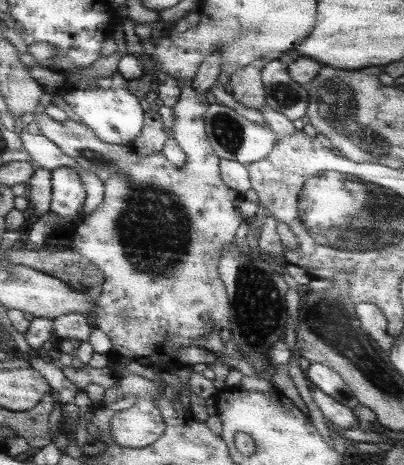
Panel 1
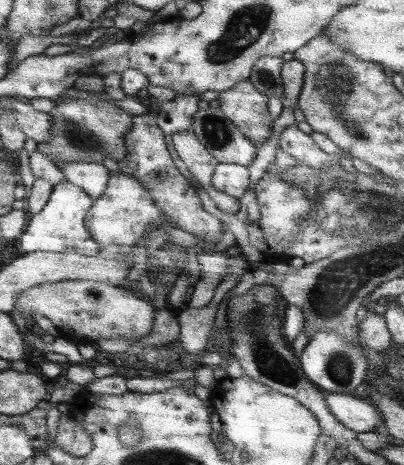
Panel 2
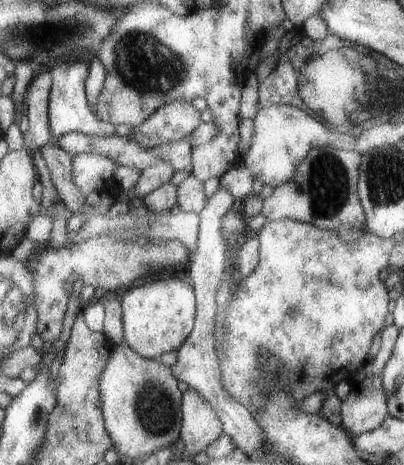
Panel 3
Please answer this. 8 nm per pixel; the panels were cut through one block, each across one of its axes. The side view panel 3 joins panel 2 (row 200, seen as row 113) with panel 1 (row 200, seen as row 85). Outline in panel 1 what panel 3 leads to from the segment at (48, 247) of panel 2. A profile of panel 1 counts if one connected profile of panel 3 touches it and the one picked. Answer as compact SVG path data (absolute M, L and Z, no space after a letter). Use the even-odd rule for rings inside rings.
M59 168L53 172L53 206L51 212L63 218L61 230L57 230L47 242L49 244L73 244L73 236L77 228L83 224L83 206L87 204L87 188L81 178L81 170L77 168Z

